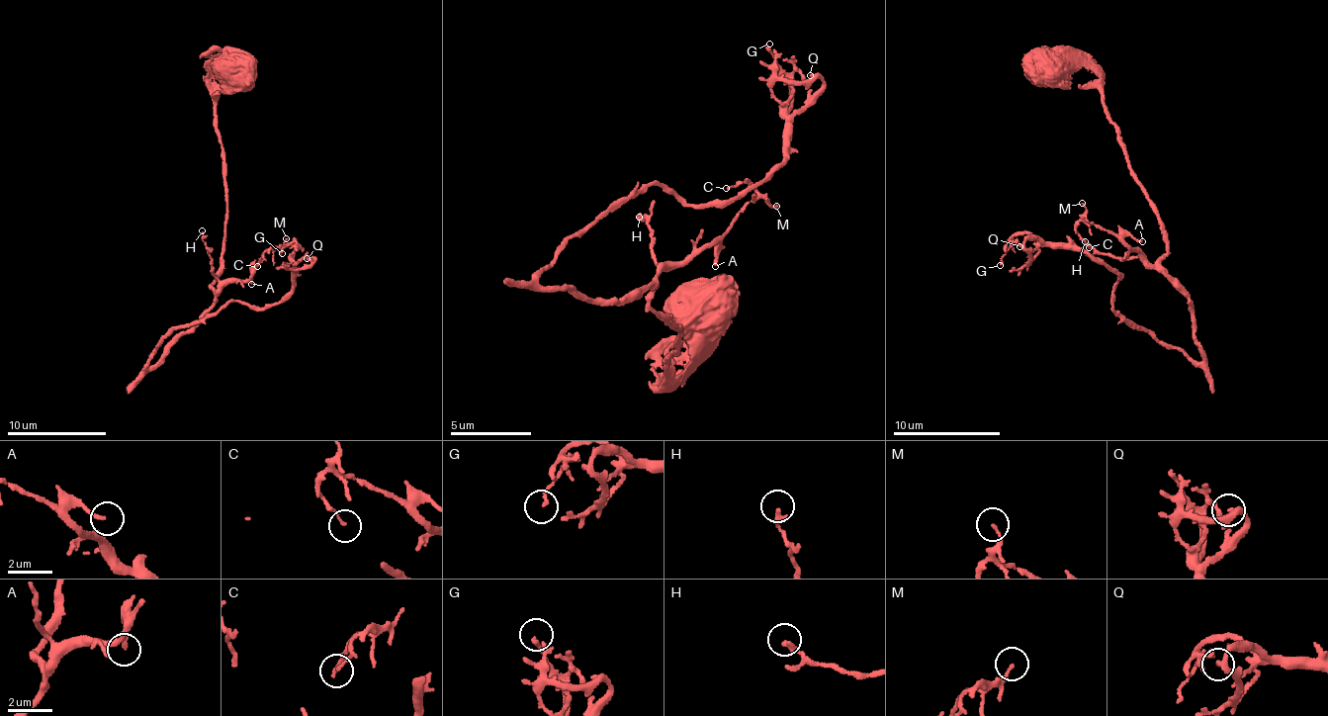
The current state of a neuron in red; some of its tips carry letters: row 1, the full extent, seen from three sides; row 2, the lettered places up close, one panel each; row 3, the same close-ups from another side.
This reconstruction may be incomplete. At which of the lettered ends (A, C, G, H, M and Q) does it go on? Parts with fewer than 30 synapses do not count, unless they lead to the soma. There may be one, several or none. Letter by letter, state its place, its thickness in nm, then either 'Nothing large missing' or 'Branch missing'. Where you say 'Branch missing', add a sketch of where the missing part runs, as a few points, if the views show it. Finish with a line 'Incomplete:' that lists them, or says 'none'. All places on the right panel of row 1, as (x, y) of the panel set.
A: Place: (1142, 241). Thickness 170 nm. Nothing large missing
C: Place: (1089, 247). Thickness 120 nm. Nothing large missing
G: Place: (1000, 265). Thickness 80 nm. Nothing large missing
H: Place: (1085, 241). Thickness 240 nm. Nothing large missing
M: Place: (1082, 203). Thickness 160 nm. Nothing large missing
Q: Place: (1019, 246). Thickness 180 nm. Nothing large missing
Incomplete: none

